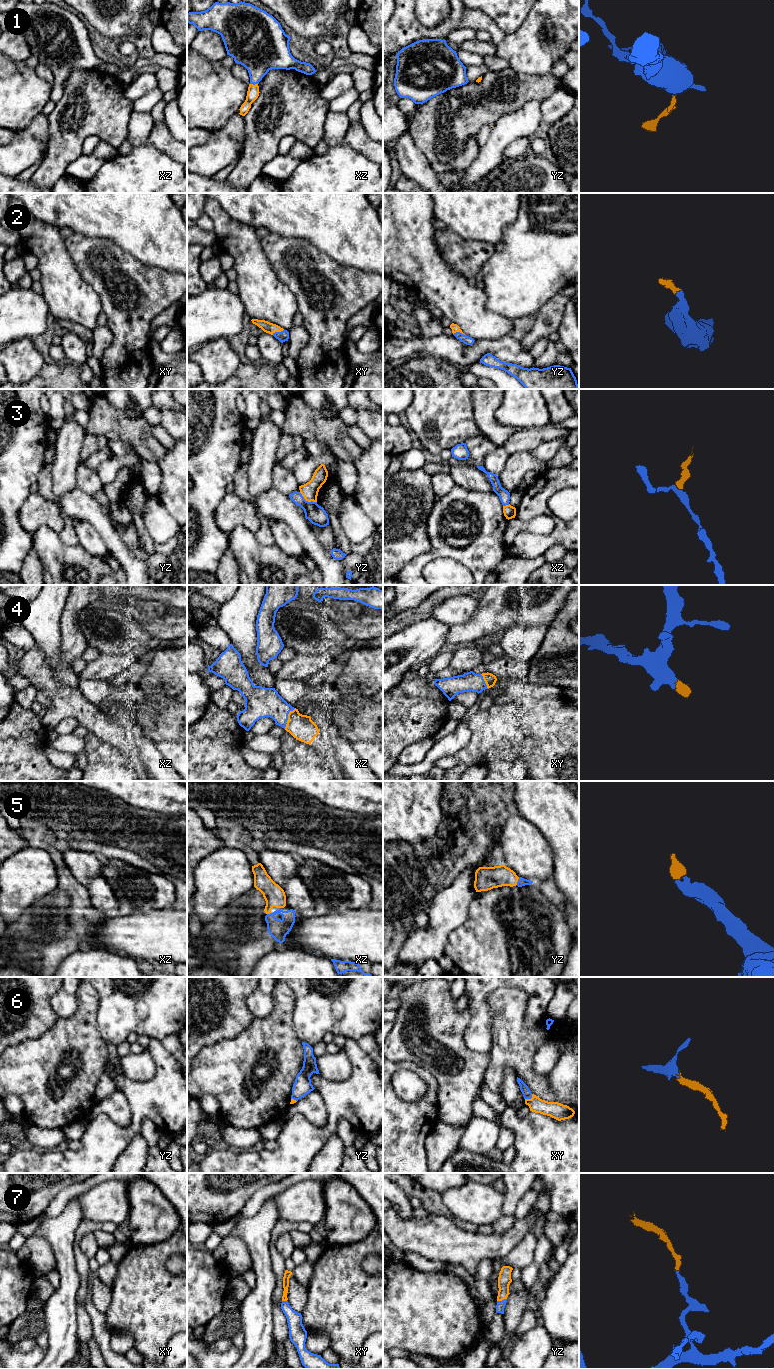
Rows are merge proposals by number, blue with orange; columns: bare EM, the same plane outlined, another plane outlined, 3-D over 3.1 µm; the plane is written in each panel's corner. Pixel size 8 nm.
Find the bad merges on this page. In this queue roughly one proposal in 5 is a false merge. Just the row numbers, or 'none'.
none

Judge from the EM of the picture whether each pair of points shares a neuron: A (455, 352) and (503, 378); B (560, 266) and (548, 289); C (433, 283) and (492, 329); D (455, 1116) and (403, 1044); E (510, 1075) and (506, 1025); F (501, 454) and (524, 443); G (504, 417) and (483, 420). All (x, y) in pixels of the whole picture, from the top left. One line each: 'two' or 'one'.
A: two
B: one
C: one
D: one
E: two
F: two
G: two

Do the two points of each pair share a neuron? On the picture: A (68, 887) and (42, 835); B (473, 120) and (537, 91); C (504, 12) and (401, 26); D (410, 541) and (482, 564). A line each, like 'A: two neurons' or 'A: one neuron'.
A: one neuron
B: one neuron
C: two neurons
D: two neurons

